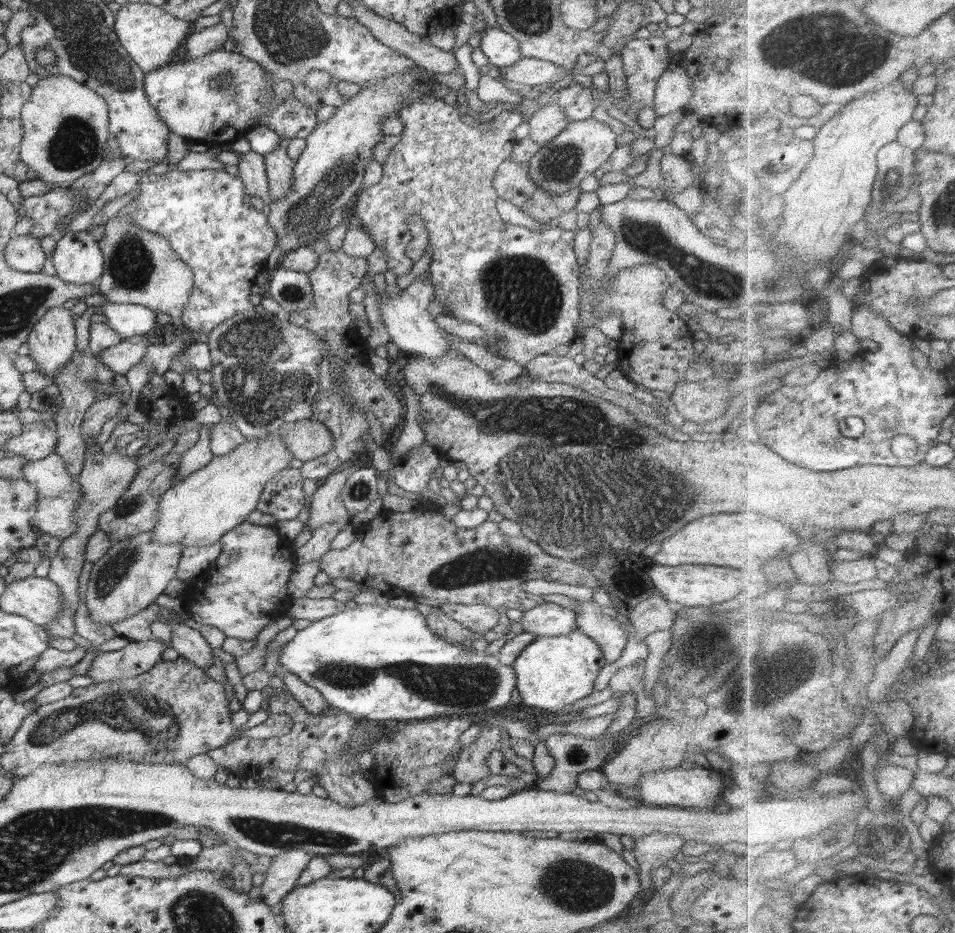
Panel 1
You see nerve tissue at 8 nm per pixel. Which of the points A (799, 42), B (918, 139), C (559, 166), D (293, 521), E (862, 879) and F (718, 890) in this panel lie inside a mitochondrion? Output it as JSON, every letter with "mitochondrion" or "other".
{"A":"mitochondrion","B":"other","C":"mitochondrion","D":"other","E":"other","F":"other"}

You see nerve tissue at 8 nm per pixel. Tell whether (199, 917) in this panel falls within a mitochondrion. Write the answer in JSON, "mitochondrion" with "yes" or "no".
{"mitochondrion":"yes"}

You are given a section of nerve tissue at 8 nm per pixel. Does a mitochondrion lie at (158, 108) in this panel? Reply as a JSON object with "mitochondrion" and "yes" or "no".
{"mitochondrion":"no"}

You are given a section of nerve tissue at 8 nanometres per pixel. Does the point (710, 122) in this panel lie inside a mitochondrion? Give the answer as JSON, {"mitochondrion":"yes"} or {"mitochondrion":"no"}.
{"mitochondrion":"no"}

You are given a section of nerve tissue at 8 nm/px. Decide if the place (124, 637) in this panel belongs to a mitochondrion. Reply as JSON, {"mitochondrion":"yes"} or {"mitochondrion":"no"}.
{"mitochondrion":"no"}

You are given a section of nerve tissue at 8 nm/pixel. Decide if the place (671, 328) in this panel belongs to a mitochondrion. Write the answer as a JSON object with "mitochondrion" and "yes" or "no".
{"mitochondrion":"no"}

